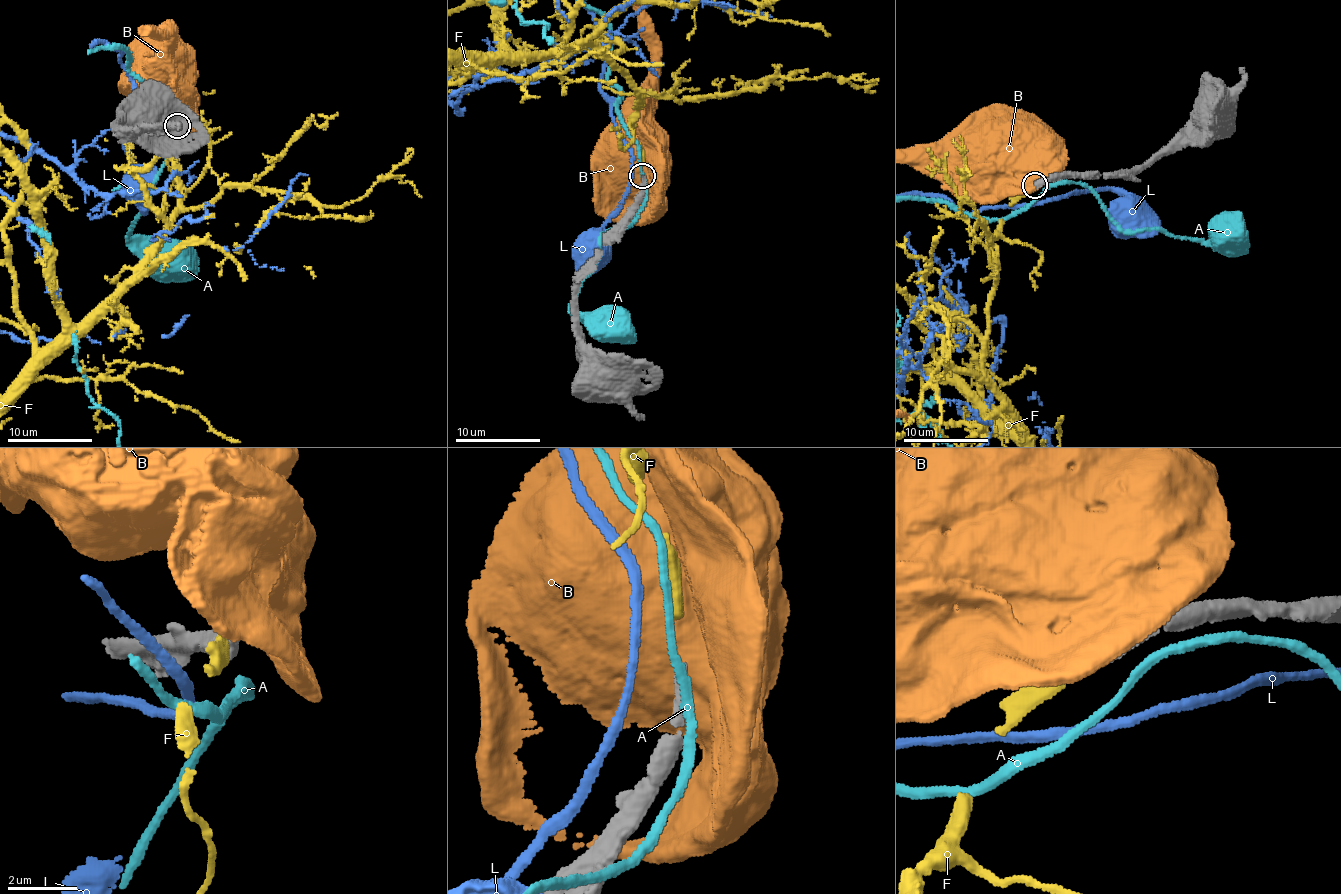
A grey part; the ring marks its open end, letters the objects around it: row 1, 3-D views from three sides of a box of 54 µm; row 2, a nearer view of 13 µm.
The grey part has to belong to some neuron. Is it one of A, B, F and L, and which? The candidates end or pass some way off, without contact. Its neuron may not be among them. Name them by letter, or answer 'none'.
F

